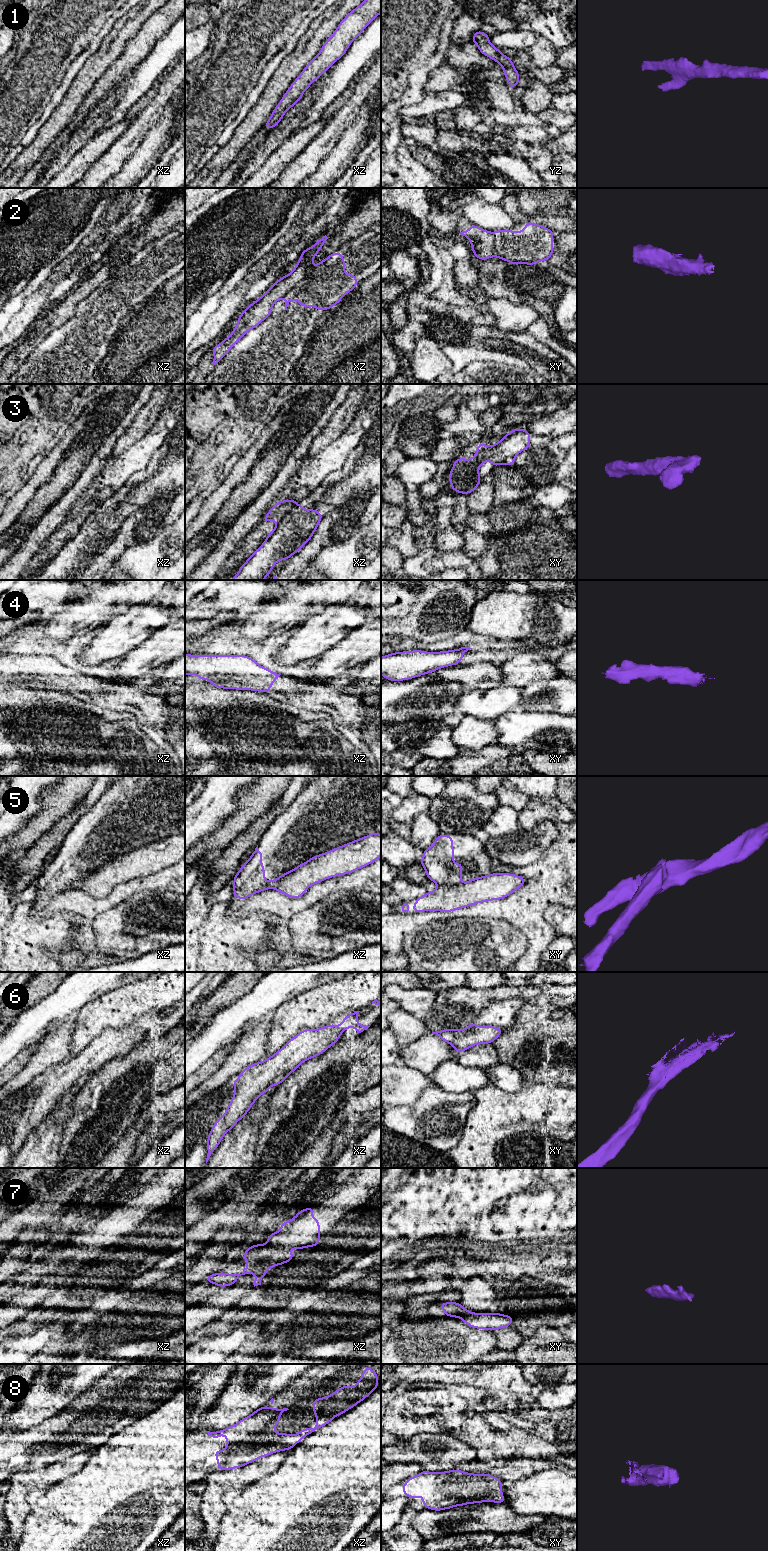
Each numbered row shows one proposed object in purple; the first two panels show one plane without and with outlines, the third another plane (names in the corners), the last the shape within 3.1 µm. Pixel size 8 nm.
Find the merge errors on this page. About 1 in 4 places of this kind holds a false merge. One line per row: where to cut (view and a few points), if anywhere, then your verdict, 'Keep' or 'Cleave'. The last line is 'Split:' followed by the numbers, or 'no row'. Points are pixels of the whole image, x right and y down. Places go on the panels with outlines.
1: No split. Keep
2: Split along xz (311, 266), (307, 273), (284, 296). Cleave
3: Split along xz (298, 506), (289, 513), (277, 530), (268, 534). Cleave
4: No split. Keep
5: Split along xy (461, 883), (438, 886). Cleave
6: No split. Keep
7: No split. Keep
8: No split. Keep
Split: 2, 3, 5

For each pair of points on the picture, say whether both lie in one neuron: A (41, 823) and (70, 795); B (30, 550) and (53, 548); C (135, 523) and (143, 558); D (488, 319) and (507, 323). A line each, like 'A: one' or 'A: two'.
A: one
B: two
C: two
D: two

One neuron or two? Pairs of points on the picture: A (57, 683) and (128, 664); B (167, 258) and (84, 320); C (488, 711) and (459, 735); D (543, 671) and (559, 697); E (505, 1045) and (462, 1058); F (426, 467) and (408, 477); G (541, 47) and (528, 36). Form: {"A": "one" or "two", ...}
{"A": "two", "B": "one", "C": "two", "D": "two", "E": "two", "F": "one", "G": "two"}

